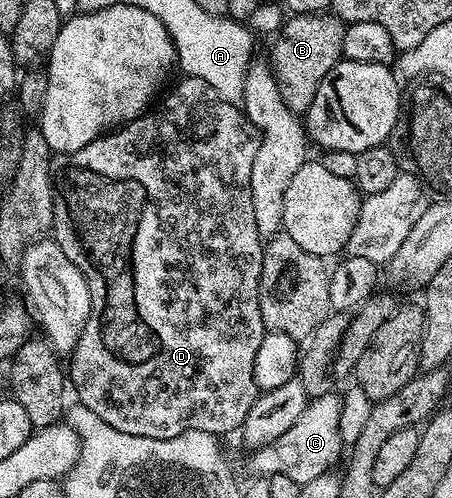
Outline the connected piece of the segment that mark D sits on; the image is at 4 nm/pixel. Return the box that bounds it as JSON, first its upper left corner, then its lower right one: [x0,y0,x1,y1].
[52,75,266,439]

